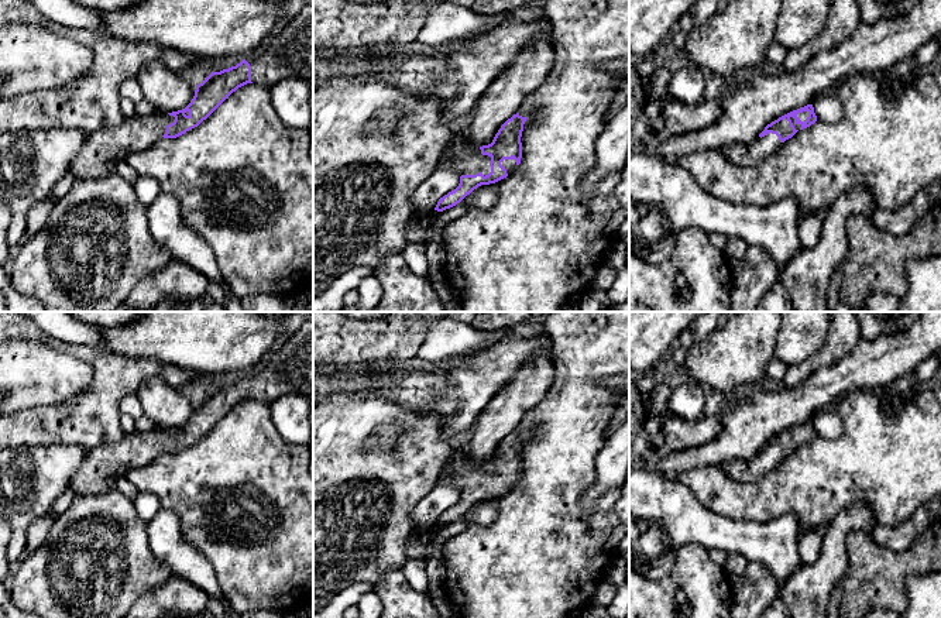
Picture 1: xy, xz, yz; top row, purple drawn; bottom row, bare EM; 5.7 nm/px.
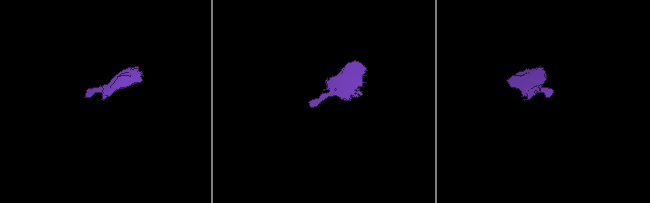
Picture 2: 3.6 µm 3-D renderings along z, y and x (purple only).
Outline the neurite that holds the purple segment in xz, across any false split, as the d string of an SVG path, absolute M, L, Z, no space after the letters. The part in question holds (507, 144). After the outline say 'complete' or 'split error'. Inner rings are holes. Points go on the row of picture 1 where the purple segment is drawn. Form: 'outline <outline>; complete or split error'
outline M518 113L508 119L488 145L477 147L466 135L461 141L450 140L440 161L460 175L459 186L439 199L435 210L443 212L460 203L481 185L506 178L522 158L522 131L526 117Z; split error

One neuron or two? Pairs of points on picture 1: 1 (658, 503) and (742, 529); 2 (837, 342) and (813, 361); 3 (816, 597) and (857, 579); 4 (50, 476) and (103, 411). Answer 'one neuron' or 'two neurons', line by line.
1: one neuron
2: one neuron
3: two neurons
4: two neurons

